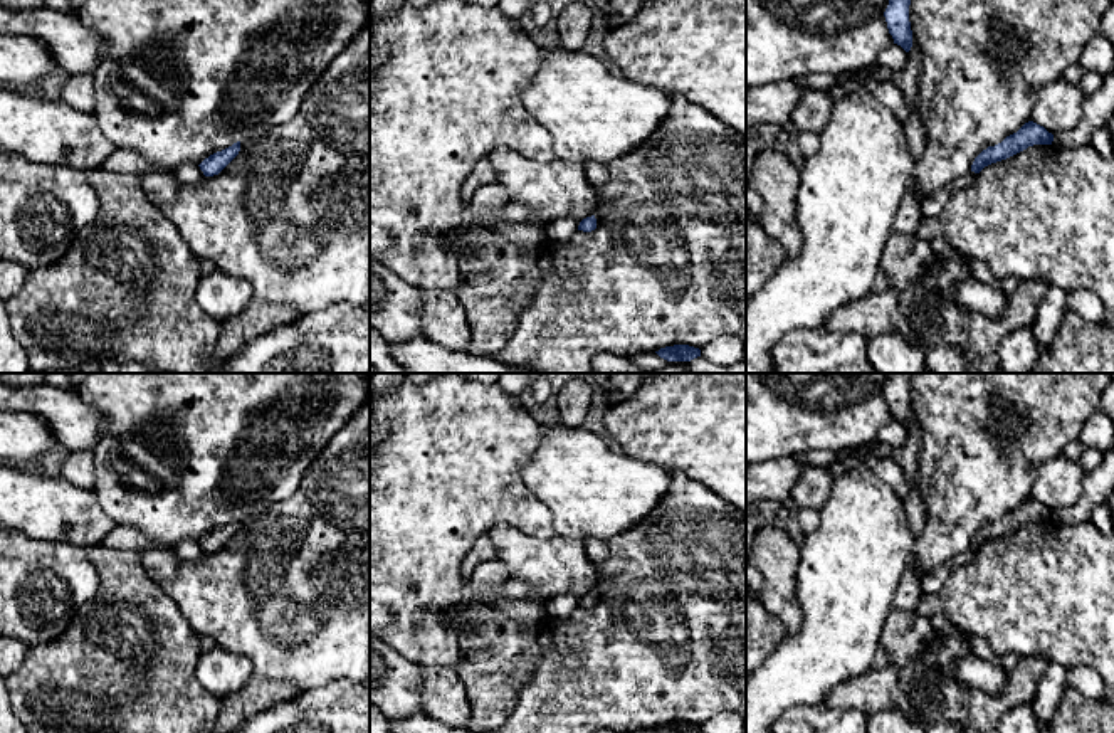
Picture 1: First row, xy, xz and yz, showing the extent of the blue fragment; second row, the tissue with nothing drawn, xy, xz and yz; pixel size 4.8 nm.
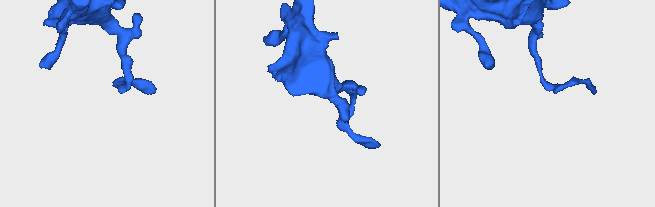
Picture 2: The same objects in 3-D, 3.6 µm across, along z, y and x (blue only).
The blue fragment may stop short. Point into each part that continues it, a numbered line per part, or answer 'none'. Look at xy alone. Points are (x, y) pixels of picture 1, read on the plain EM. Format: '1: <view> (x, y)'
none

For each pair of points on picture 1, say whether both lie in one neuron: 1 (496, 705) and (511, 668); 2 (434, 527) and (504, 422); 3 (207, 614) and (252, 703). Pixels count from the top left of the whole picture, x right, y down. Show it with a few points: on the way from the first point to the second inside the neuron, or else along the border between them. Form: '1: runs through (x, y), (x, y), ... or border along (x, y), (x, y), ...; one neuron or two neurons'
1: runs through (496, 696), (496, 683), (503, 676); one neuron
2: runs through (434, 501), (434, 493), (479, 448); one neuron
3: border along (254, 673), (293, 685); two neurons

